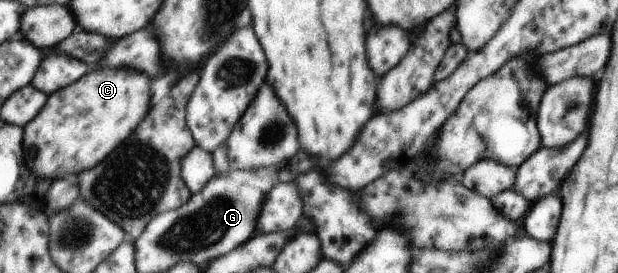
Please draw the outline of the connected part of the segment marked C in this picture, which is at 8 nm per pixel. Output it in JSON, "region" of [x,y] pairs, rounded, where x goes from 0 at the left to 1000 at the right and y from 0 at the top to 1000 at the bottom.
{"region":[[[147,253],[123,304],[78,352],[74,385],[37,465],[37,597],[61,659],[133,634],[184,553],[239,414],[243,289],[210,253]]]}

